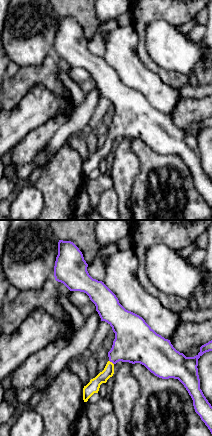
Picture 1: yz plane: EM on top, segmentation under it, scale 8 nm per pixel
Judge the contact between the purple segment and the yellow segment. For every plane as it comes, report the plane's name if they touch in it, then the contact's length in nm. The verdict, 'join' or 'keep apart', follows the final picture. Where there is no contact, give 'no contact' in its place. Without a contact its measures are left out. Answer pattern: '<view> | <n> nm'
yz | 50 nm

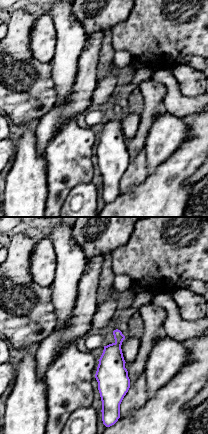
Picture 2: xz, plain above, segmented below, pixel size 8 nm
no contact

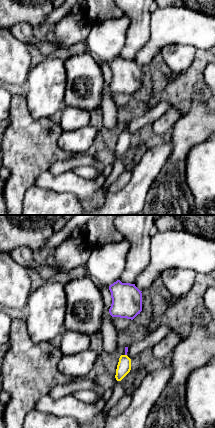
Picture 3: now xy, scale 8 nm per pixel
no contact

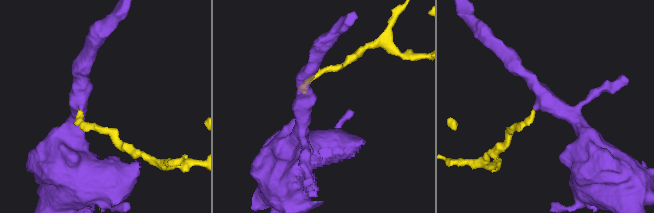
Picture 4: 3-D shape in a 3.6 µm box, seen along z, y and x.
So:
join

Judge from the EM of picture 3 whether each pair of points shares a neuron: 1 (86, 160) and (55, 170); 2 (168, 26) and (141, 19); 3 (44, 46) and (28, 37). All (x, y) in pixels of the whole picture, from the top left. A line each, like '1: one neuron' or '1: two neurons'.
1: one neuron
2: two neurons
3: one neuron

